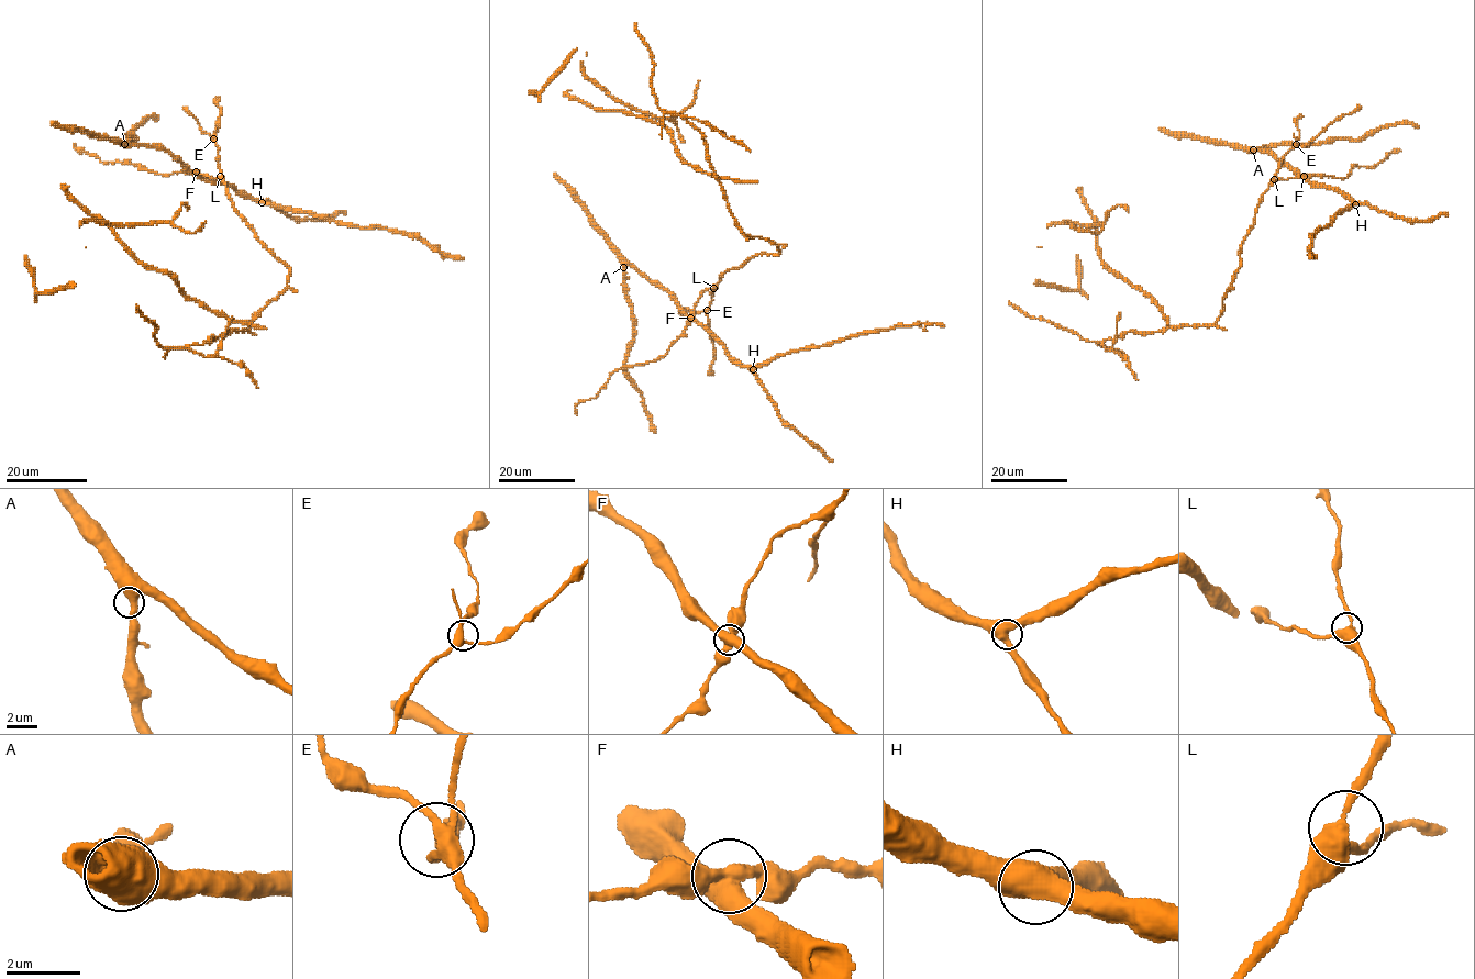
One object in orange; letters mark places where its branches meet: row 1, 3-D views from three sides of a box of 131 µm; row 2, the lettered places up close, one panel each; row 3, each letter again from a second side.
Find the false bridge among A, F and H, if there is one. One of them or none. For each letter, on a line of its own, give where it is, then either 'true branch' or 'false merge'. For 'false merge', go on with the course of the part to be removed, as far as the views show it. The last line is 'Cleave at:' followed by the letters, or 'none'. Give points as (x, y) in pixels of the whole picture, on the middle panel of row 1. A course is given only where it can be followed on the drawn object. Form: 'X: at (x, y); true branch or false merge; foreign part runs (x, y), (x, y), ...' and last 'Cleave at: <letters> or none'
A: at (623, 267); true branch
F: at (690, 318); true branch
H: at (753, 369); true branch
Cleave at: none

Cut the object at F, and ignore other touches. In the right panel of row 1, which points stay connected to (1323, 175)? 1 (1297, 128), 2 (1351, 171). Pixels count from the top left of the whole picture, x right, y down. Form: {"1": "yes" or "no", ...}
{"1": "yes", "2": "yes"}

